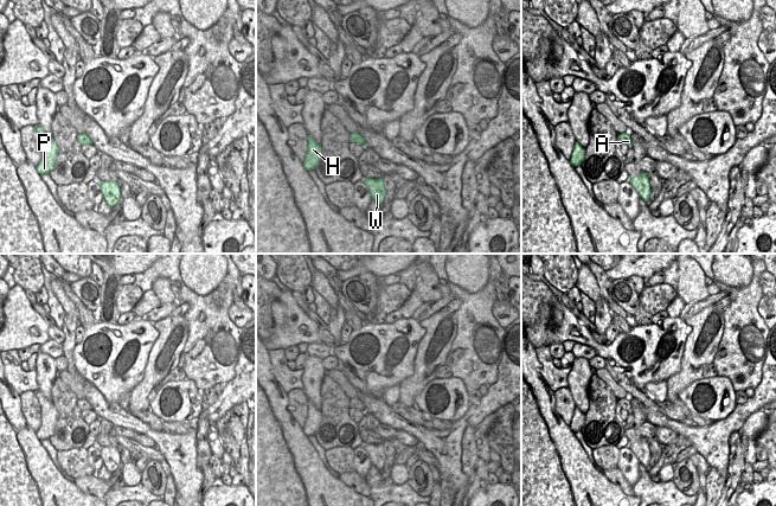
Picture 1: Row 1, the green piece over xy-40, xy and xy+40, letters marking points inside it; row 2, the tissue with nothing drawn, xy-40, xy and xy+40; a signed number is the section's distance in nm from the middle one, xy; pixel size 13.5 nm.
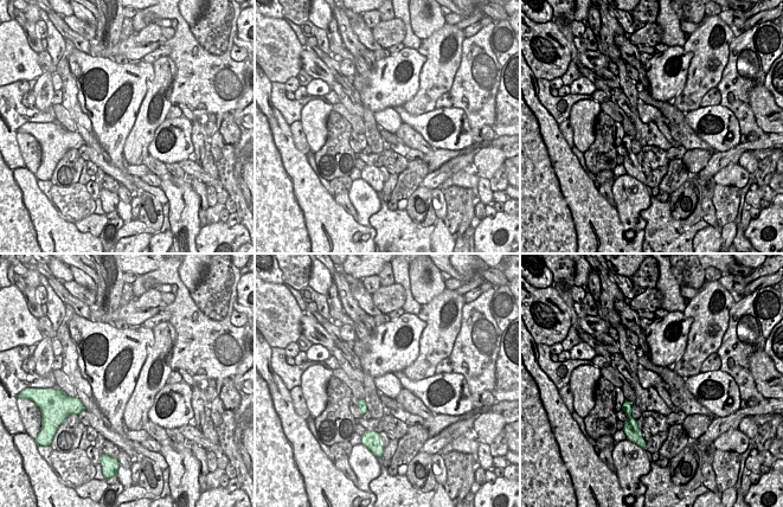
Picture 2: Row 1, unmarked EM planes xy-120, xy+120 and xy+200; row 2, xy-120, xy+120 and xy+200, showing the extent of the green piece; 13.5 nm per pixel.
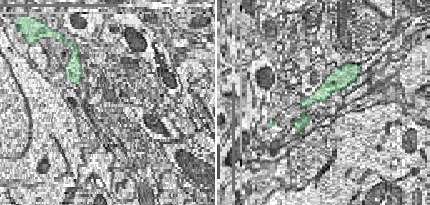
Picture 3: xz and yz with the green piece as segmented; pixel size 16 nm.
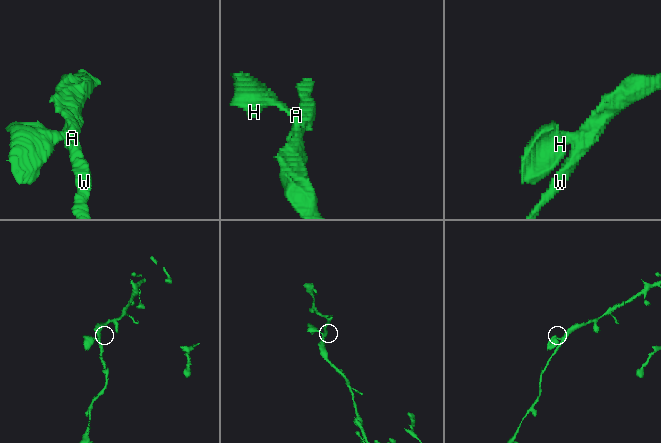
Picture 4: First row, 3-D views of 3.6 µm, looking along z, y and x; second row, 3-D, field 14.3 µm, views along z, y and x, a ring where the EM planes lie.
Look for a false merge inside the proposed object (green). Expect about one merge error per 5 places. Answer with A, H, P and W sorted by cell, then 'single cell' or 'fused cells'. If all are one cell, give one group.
A H P W | single cell

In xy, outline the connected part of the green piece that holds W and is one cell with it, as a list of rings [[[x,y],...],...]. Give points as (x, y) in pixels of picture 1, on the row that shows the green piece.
[[[383,178],[379,179],[363,179],[361,180],[368,188],[372,200],[381,205],[386,196]]]

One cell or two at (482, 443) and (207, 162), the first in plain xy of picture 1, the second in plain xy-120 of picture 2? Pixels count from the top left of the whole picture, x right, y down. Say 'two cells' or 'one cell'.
one cell

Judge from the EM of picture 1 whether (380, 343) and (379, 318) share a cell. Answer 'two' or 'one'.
two

